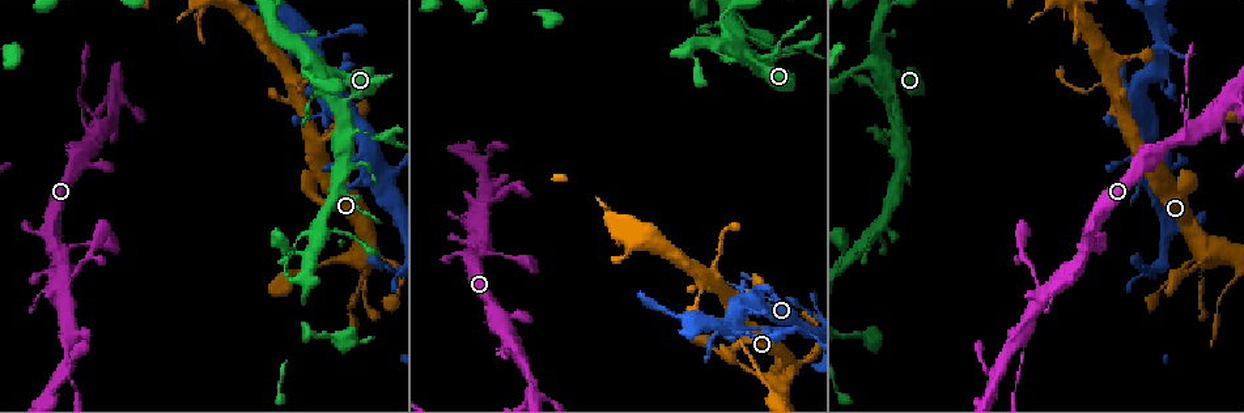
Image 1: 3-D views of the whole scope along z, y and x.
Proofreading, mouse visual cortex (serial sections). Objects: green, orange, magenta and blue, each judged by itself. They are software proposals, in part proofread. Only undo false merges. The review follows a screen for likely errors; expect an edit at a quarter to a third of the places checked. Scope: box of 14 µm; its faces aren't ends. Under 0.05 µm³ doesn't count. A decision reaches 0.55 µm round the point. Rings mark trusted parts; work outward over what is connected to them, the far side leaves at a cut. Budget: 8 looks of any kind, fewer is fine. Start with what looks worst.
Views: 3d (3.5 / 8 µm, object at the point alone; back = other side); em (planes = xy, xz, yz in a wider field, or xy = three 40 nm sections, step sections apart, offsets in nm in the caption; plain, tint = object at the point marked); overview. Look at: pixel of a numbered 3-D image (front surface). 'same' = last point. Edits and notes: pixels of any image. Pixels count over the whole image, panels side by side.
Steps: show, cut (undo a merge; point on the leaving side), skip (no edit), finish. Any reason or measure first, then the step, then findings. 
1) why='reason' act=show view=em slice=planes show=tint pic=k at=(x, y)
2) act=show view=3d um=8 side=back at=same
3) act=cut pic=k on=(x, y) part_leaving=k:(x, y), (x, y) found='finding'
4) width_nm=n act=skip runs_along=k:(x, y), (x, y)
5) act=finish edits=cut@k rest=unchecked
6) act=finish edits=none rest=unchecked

why='four or more arms meet' act=show view=3d um=3.5 pic=1 at=(376, 176)

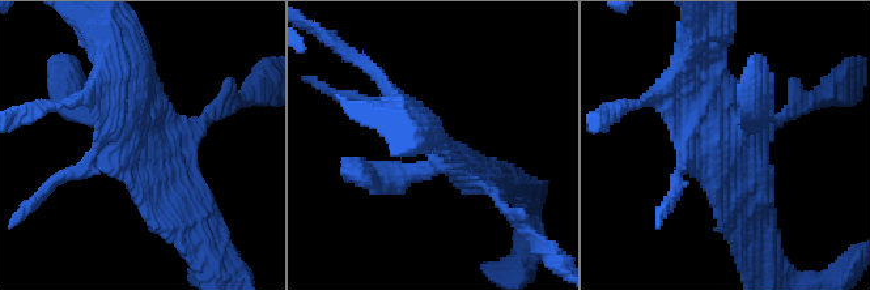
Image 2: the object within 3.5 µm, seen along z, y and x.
why='shape alone is not enough' act=show view=em slice=xy step=2 show=tint pic=2 at=(144, 139)

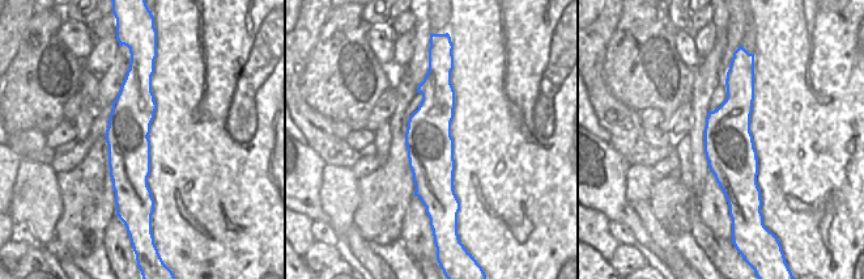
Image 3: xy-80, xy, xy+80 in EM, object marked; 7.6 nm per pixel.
act=skip found='all the same cell'

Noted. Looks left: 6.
why='thin arm on a thick one' act=show view=3d um=3.5 side=back pic=1 at=(490, 185)

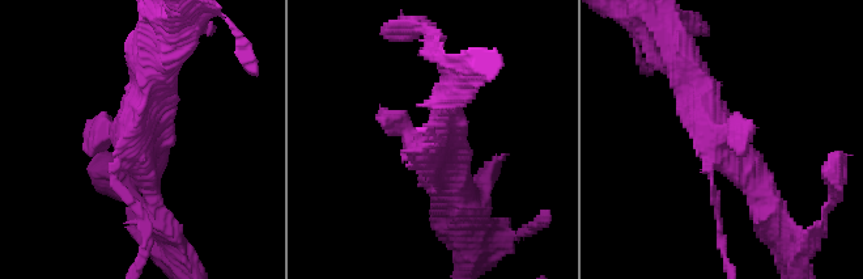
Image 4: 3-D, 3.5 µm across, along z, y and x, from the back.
act=show view=em slice=planes show=tint pic=4 at=(132, 145)

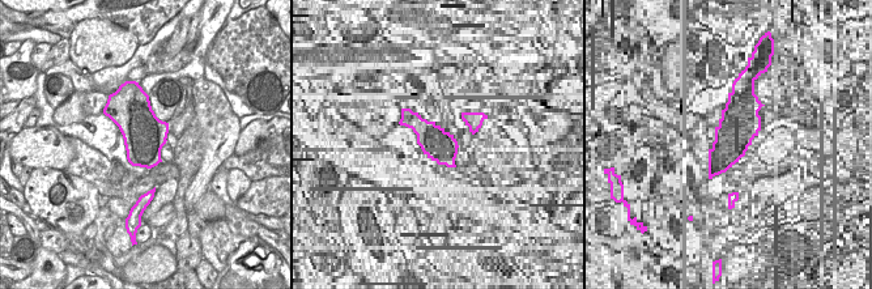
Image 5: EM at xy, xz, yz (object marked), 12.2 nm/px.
act=skip runs_along=4:(684, 67), (764, 211) found='continuous, no second cell'

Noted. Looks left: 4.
why='thin neck' act=show view=3d um=3.5 pic=1 at=(881, 134)

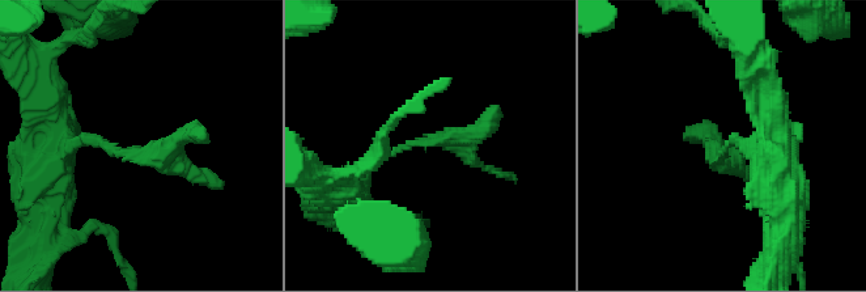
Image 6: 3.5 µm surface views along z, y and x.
why='shape alone is not enough' act=show view=em slice=xy step=5 show=tint pic=6 at=(415, 145)

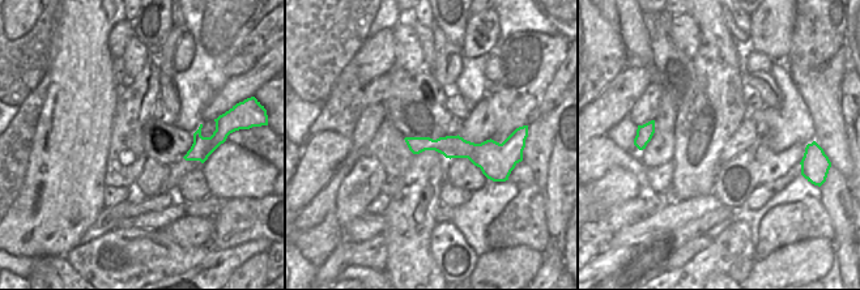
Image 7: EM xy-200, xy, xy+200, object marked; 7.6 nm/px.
act=skip runs_along=6:(346, 195), (378, 156), (491, 119) found='continuous, no second cell'

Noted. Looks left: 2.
act=finish edits=none rest=unchecked

